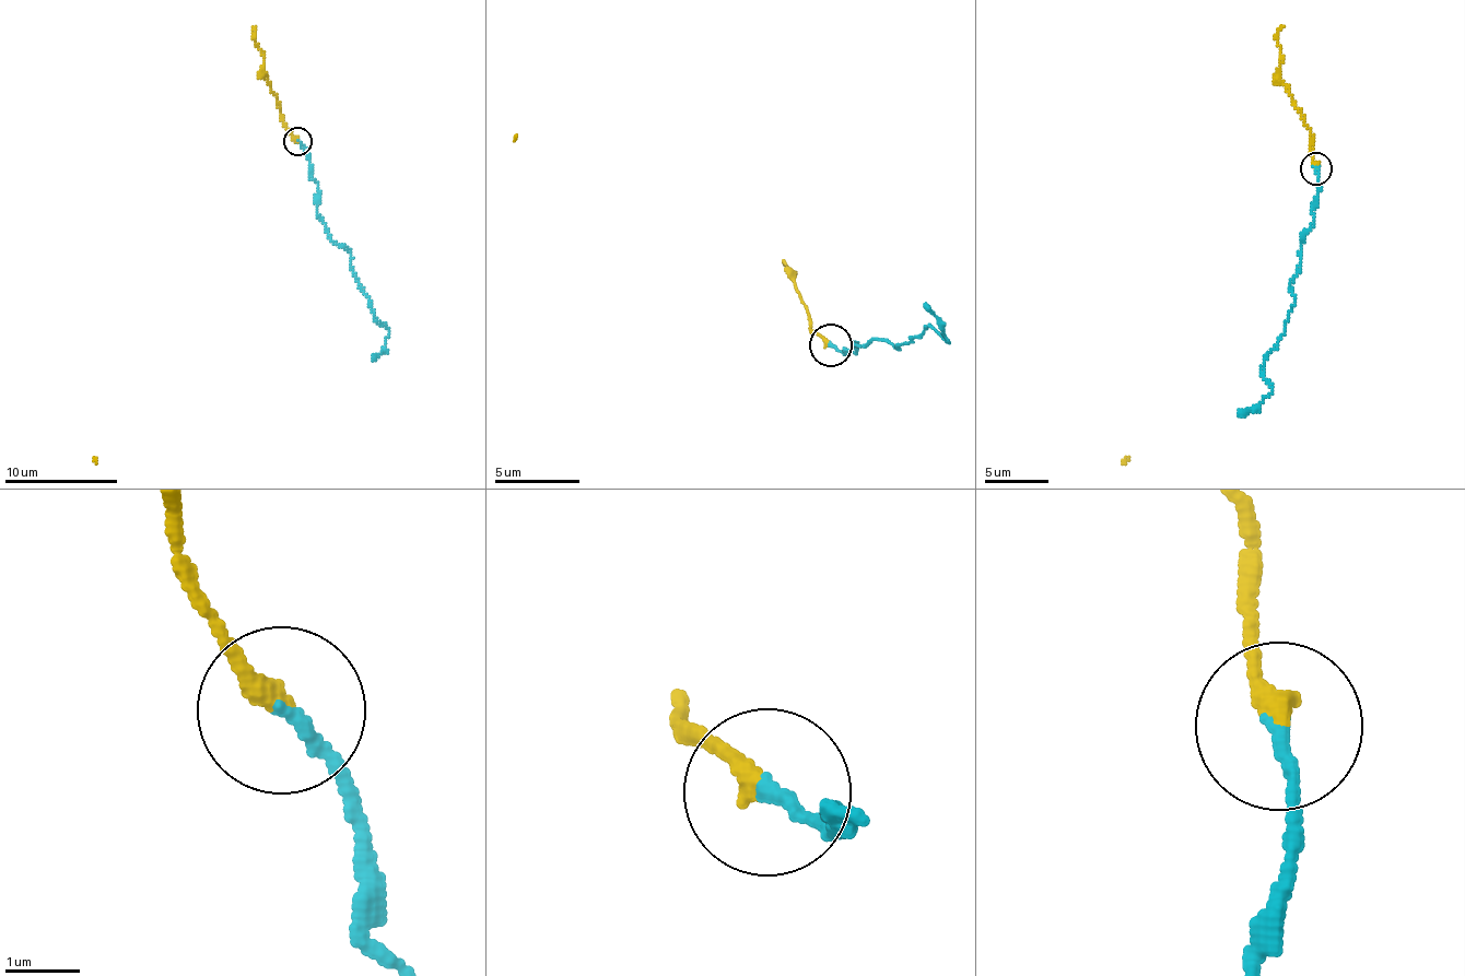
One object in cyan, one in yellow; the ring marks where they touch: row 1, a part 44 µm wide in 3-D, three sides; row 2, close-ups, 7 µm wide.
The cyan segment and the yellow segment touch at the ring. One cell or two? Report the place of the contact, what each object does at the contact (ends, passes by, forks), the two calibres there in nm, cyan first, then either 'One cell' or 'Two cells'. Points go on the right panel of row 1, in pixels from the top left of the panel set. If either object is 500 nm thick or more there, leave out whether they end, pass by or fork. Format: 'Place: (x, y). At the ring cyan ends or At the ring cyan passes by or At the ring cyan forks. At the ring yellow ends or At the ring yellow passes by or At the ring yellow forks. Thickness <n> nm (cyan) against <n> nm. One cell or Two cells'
Place: (1316, 168). At the ring cyan ends. At the ring yellow ends. Thickness 190 nm (cyan) against 300 nm. Two cells

